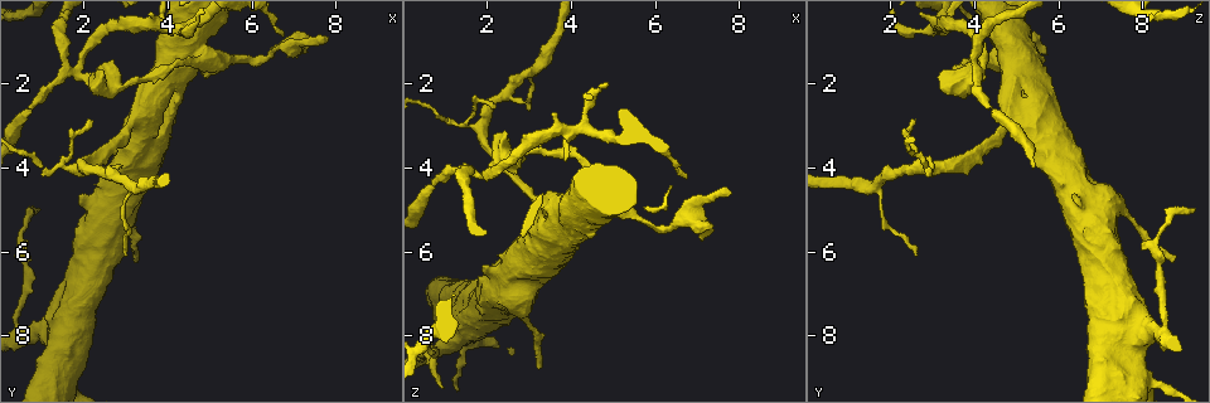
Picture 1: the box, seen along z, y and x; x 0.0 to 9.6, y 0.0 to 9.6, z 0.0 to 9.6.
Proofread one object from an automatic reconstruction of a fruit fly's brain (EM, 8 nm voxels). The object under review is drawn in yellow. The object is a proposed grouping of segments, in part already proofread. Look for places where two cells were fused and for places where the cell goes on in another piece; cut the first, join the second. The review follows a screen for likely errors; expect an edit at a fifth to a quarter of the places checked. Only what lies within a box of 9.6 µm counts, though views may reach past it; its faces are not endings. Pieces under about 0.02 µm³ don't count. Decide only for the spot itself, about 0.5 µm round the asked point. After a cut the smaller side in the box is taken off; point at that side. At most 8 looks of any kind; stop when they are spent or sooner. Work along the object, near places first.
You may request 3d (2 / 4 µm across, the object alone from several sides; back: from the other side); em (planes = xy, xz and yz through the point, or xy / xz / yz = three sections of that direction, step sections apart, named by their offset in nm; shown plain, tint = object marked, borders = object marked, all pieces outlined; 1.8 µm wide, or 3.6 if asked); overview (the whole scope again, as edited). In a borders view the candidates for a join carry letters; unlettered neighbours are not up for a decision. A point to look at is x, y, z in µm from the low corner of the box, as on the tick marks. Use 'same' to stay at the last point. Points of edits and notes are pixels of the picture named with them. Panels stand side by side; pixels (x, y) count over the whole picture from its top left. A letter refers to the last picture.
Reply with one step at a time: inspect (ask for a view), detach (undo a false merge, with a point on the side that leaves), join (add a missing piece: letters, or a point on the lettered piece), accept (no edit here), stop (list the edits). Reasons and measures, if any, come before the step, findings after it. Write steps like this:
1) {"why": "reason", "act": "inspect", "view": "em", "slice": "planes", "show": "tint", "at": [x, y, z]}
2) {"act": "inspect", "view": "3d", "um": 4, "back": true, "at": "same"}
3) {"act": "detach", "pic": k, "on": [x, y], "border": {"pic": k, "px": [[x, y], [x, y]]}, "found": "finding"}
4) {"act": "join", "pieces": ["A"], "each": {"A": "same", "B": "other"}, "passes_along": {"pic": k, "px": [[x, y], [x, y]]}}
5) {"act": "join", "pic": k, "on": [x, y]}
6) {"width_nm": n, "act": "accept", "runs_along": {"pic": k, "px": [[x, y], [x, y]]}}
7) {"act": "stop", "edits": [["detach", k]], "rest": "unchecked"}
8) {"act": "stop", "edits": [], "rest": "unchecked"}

{"act": "inspect", "view": "em", "slice": "planes", "show": "borders", "at": [1.90, 1.75, 4.20]}

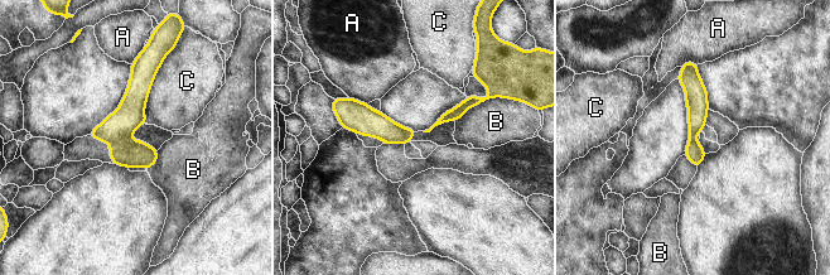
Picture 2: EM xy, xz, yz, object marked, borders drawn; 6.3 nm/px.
{"longest_contact_nm": ["C", 440], "act": "detach", "pic": 2, "on": [131, 153], "each": {"A": "other", "B": "other", "C": "other"}, "found": "two cells meet here"}

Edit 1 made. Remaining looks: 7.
{"why": "three-way junction", "act": "inspect", "view": "em", "um": 3.6, "slice": "xy", "step": 8, "show": "tint", "at": [1.90, 4.00, 3.05]}

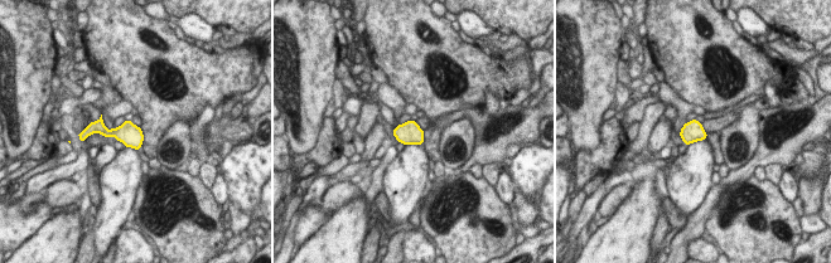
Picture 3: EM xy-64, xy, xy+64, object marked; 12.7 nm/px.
{"act": "inspect", "view": "em", "um": 3.6, "slice": "xy", "step": 8, "show": "borders", "at": "same"}

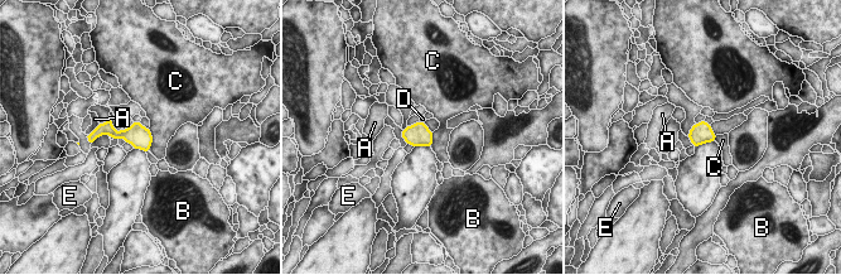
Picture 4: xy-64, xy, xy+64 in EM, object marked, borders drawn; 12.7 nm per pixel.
{"width_nm": 280, "act": "accept", "each": {"A": "other", "B": "other", "C": "other", "D": "other", "E": "other"}, "border": {"pic": 4, "px": [[148, 129], [151, 136], [149, 150]]}, "found": "continuous, no second cell"}

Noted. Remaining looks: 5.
{"why": "an open end", "act": "inspect", "view": "em", "slice": "yz", "step": 8, "show": "borders", "at": [3.25, 6.20, 8.75]}

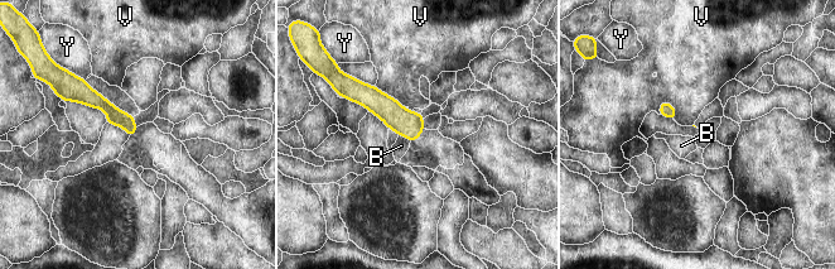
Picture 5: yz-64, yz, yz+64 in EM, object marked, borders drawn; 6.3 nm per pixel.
{"act": "accept", "each": {"B": "other", "V": "other", "Y": "other"}, "border": {"pic": 5, "px": [[399, 134], [402, 134], [410, 142]]}, "found": "none of them fits"}

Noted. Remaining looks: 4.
{"act": "stop", "edits": [["detach", 2]], "rest": "unchecked"}

